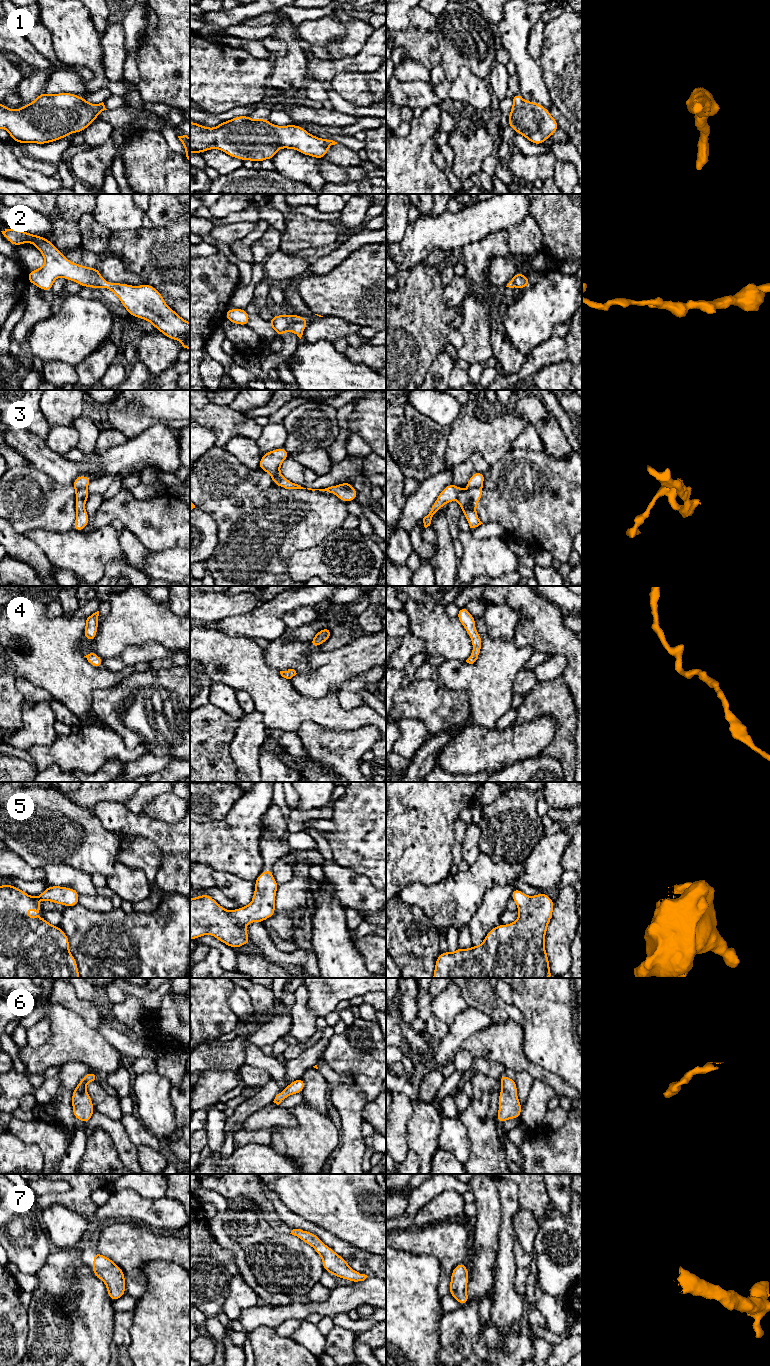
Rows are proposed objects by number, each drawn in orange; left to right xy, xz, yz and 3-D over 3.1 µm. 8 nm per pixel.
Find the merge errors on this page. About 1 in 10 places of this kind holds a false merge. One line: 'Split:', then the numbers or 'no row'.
Split: no row

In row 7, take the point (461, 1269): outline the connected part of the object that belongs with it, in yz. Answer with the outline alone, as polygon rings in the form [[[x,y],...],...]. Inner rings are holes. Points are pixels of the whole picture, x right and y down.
[[[460,1263],[454,1267],[451,1274],[449,1295],[453,1296],[461,1306],[469,1302],[466,1290],[468,1281],[469,1274],[466,1264]]]

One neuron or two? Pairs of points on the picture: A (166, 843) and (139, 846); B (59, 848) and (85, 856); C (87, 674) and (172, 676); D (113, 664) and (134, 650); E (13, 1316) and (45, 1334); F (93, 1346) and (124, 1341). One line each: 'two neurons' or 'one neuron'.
A: two neurons
B: one neuron
C: two neurons
D: one neuron
E: two neurons
F: two neurons

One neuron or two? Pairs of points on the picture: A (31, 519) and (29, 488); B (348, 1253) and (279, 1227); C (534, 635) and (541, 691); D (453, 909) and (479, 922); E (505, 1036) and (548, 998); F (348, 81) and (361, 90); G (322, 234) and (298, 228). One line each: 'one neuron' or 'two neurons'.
A: one neuron
B: two neurons
C: two neurons
D: two neurons
E: two neurons
F: one neuron
G: one neuron

